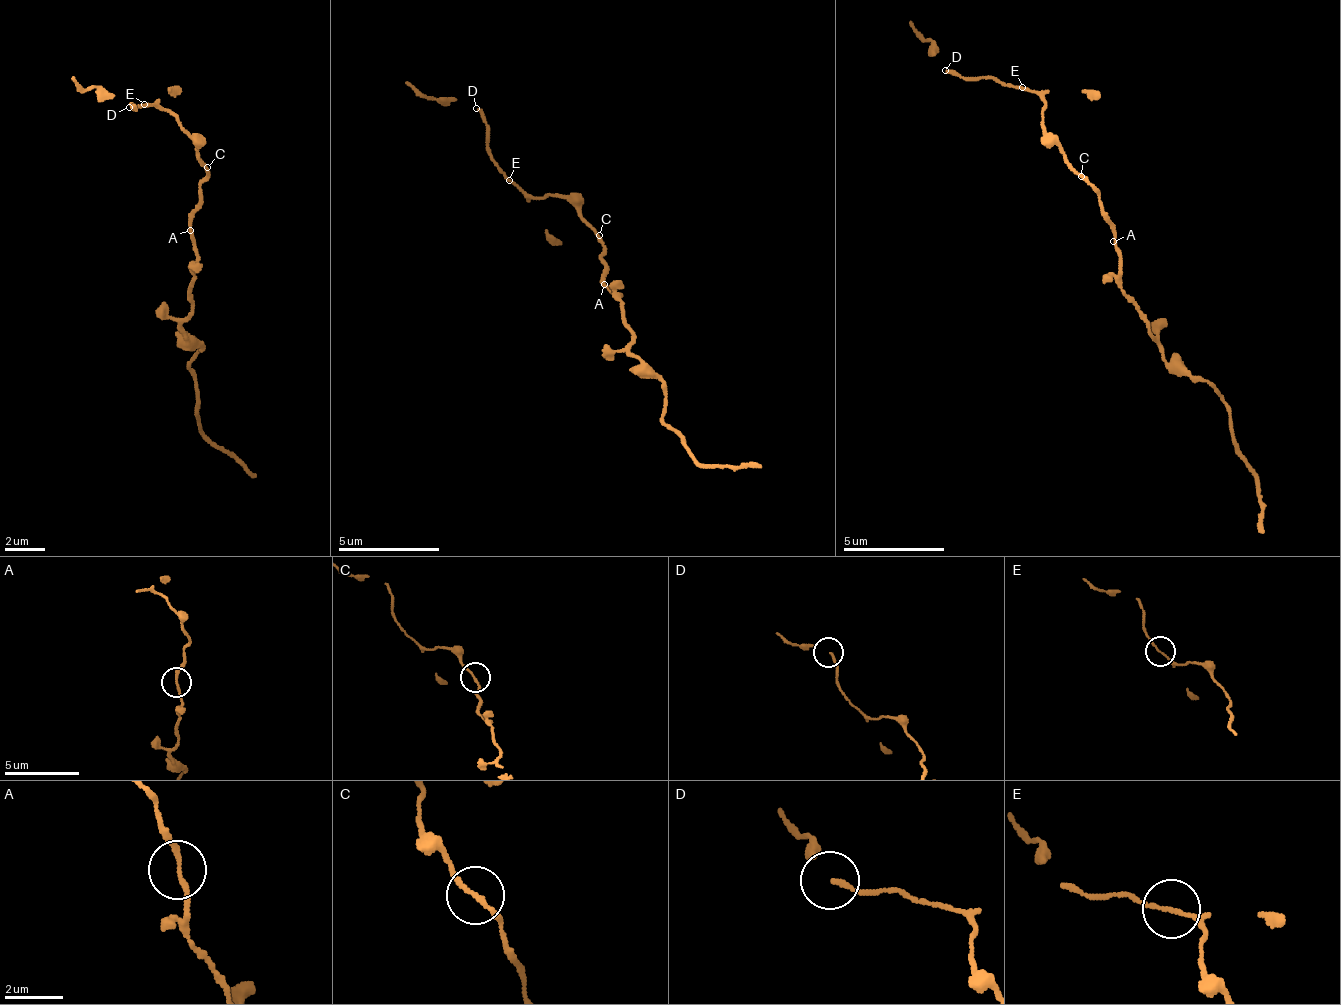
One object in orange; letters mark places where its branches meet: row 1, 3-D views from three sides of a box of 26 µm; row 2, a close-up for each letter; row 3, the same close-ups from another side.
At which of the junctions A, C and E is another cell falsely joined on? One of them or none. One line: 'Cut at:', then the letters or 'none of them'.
Cut at: none of them

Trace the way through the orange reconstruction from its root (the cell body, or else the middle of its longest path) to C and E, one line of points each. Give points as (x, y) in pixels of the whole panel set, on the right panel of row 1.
C: (1113, 241), (1113, 221), (1100, 208), (1100, 193), (1081, 176)
E: (1113, 241), (1113, 221), (1100, 208), (1100, 193), (1046, 132), (1045, 102), (1032, 90), (1020, 88)

